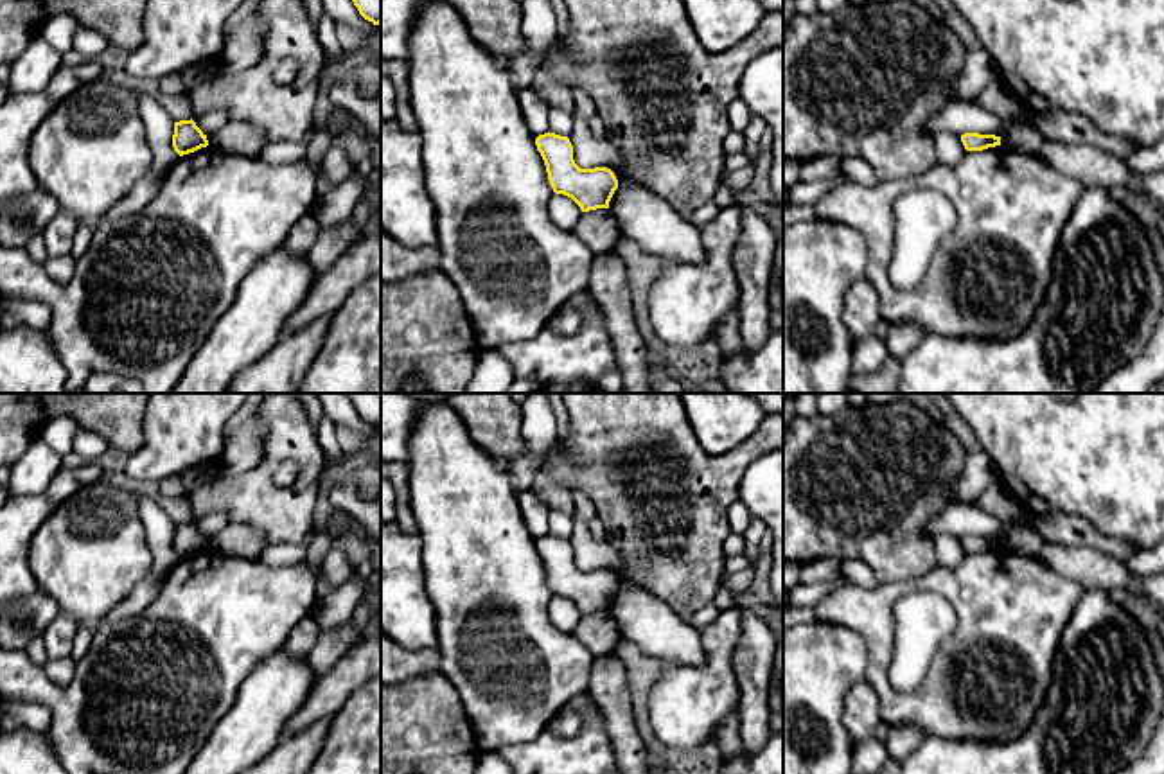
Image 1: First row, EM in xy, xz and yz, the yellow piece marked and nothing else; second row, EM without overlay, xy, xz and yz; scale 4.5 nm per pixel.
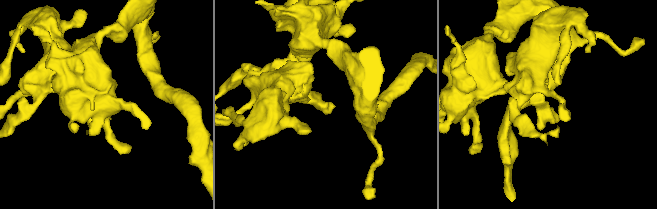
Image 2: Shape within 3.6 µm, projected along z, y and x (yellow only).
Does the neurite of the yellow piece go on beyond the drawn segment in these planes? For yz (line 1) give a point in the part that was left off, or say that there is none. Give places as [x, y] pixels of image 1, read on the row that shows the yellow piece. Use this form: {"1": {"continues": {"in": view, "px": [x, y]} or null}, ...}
{"1": {"continues": null}}

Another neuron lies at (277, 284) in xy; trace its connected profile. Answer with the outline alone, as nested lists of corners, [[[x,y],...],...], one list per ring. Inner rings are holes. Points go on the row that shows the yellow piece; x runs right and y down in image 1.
[[[284,244],[262,257],[242,278],[234,303],[217,320],[169,393],[226,393],[241,370],[278,343],[286,320],[300,307],[314,278],[316,273],[307,257],[291,255]]]

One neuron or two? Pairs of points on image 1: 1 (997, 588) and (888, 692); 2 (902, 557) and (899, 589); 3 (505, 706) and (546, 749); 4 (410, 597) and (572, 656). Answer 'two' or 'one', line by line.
1: one
2: two
3: two
4: two

